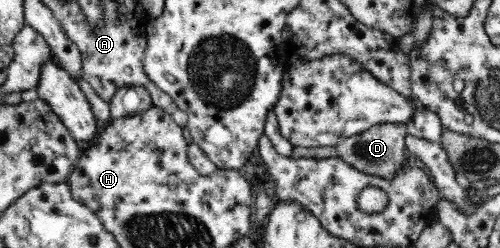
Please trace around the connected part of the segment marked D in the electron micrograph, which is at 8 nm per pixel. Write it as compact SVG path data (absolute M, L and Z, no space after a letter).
M376 123L364 132L340 139L335 146L337 156L364 174L392 180L392 178L404 174L406 166L415 163L406 148L406 138L409 135L407 123Z

